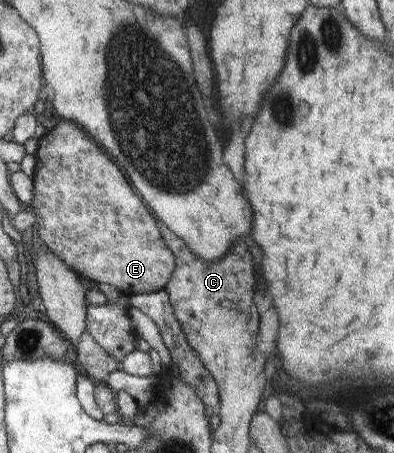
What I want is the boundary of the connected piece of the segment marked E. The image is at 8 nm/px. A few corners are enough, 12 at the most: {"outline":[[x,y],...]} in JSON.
{"outline":[[62,120],[38,138],[42,246],[128,297],[174,270],[151,211]]}

